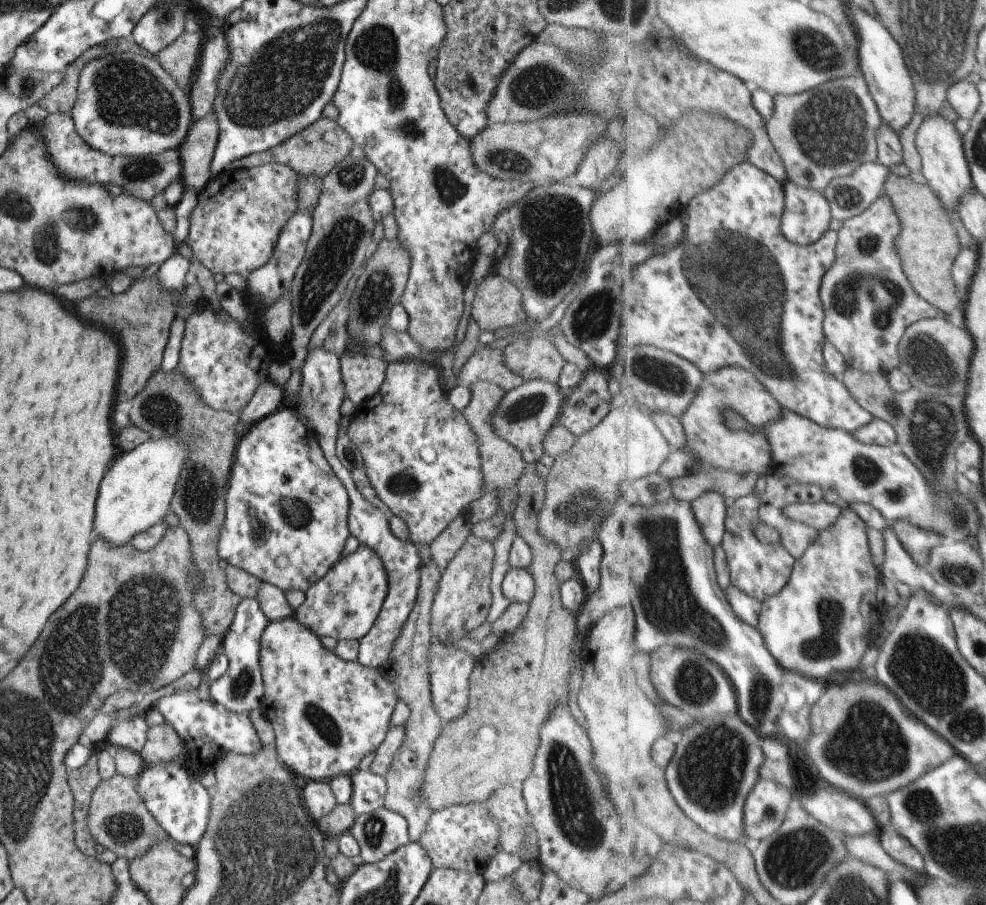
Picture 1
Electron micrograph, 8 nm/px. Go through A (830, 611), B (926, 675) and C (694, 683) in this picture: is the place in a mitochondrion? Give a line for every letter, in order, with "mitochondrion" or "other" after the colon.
A: mitochondrion
B: mitochondrion
C: mitochondrion

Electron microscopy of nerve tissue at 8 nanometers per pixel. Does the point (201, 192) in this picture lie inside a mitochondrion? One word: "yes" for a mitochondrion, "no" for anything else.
no

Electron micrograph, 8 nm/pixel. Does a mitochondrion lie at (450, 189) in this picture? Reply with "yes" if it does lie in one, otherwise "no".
yes

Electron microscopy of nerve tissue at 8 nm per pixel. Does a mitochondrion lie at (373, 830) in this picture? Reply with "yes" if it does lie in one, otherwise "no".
yes

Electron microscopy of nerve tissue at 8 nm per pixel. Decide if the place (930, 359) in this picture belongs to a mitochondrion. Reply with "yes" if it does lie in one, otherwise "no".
yes

